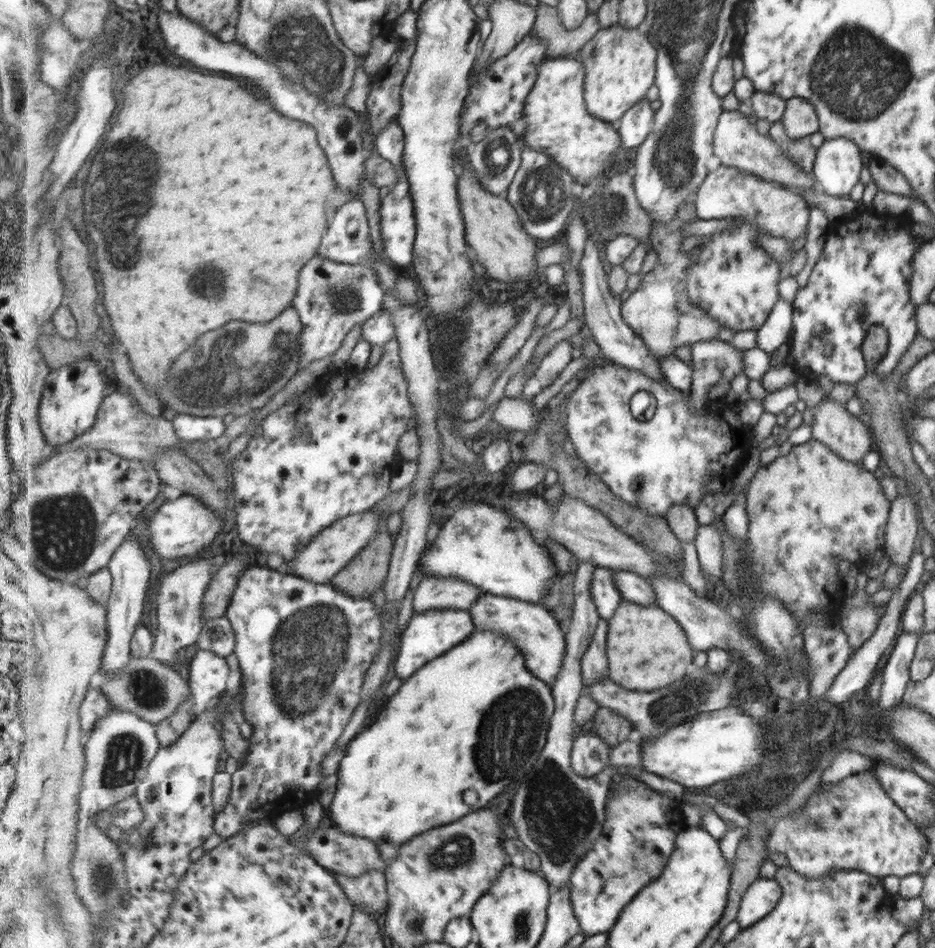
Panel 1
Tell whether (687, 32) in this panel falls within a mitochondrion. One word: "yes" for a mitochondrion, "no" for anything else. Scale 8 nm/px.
yes

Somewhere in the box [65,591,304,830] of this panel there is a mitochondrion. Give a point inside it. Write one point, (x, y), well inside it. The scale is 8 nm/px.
(125, 754)

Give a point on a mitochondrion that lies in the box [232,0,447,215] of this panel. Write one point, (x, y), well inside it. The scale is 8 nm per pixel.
(298, 39)

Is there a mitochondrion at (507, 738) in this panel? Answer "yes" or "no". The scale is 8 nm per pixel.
yes

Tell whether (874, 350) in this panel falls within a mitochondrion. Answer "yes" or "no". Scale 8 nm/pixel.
yes

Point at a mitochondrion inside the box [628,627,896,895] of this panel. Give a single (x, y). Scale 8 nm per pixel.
(678, 703)

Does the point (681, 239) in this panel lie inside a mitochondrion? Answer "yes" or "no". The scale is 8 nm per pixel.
no

